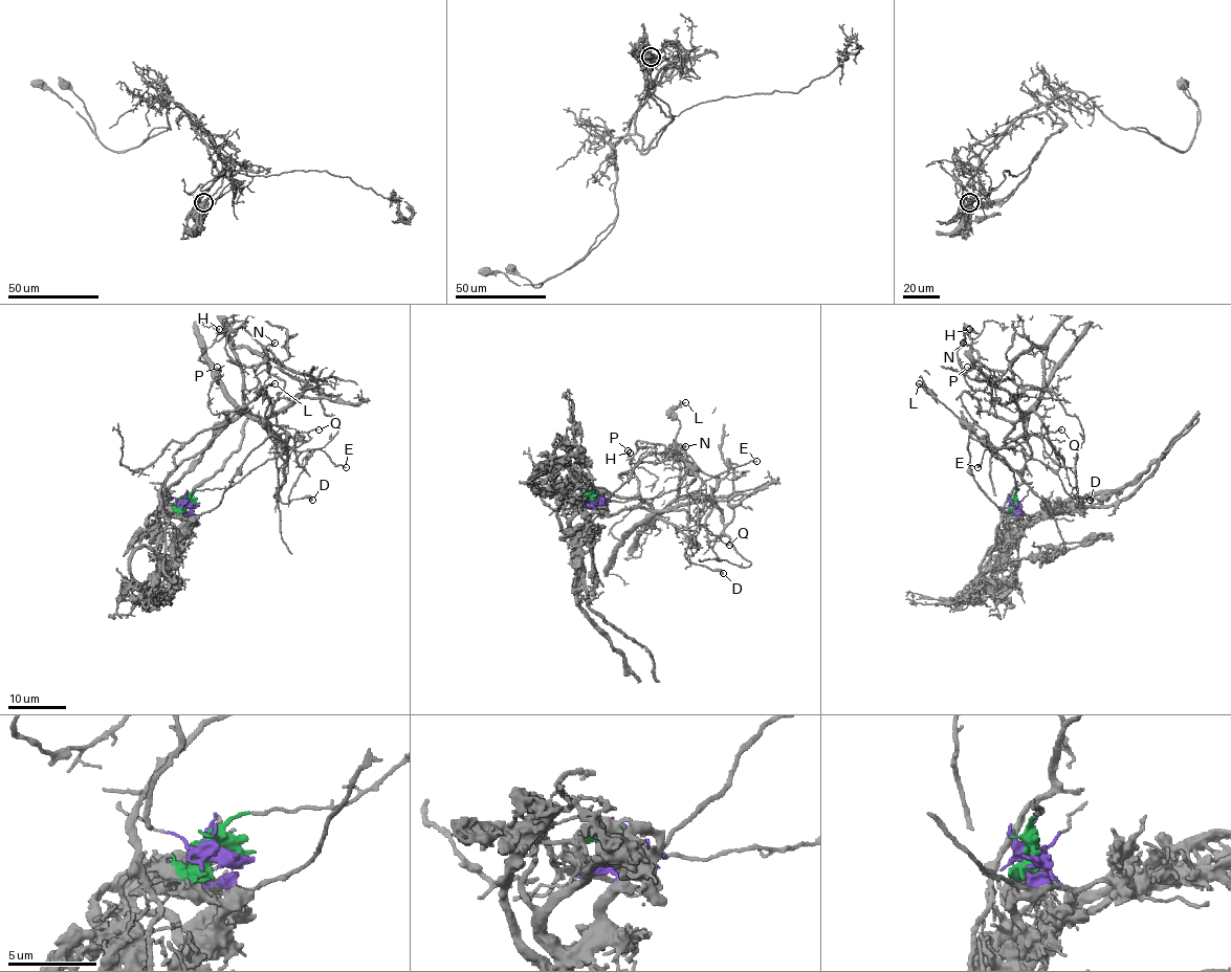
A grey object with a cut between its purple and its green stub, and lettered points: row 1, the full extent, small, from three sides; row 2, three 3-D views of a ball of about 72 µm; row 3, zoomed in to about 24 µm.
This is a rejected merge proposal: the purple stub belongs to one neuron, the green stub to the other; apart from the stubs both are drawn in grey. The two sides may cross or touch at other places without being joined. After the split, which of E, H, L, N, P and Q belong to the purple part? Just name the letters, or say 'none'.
E, L

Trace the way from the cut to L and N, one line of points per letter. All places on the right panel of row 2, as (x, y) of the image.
L: (1013, 500), (1016, 514), (1004, 511), (985, 491), (971, 473), (968, 434), (963, 423), (919, 382)
N: (1013, 500), (1008, 464), (975, 434), (961, 395), (979, 411), (1027, 415), (963, 341)

